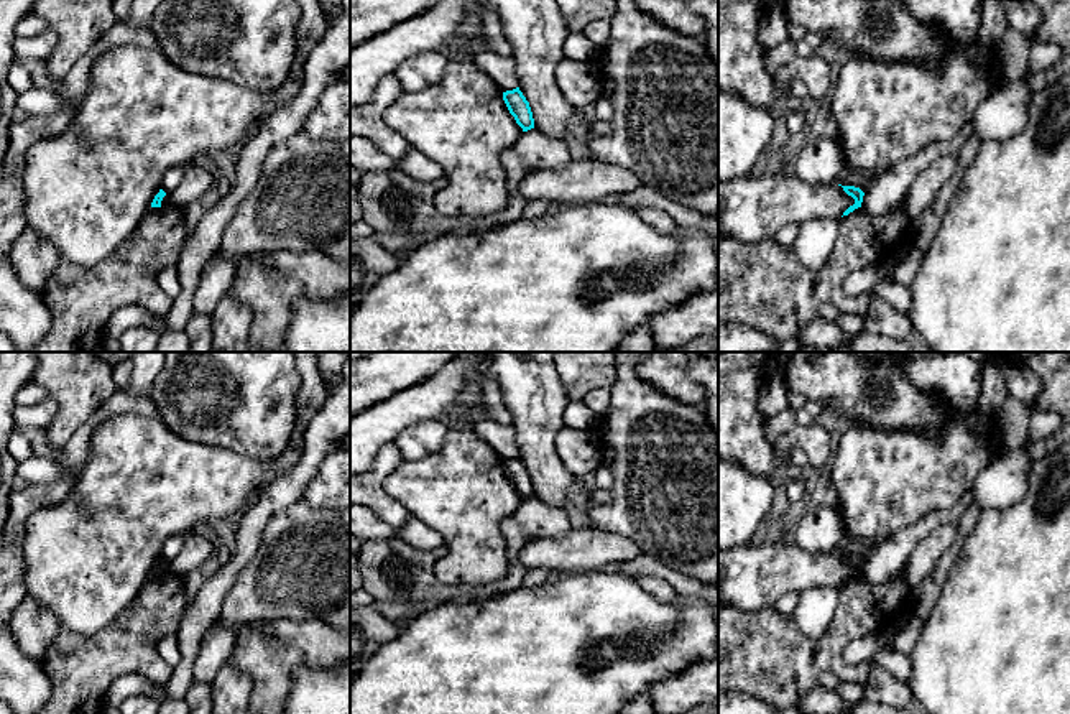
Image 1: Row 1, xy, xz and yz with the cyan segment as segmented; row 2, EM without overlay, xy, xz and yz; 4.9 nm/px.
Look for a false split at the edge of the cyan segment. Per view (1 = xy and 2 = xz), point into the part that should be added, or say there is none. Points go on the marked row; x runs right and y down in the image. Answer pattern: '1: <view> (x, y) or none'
1: none
2: none

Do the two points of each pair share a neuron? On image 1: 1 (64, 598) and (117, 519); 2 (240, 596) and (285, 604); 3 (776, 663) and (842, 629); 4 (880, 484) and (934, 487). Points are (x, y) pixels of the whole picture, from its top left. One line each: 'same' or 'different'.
1: same
2: same
3: same
4: same

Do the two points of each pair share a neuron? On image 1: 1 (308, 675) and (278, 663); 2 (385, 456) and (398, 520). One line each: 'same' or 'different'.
1: different
2: same

